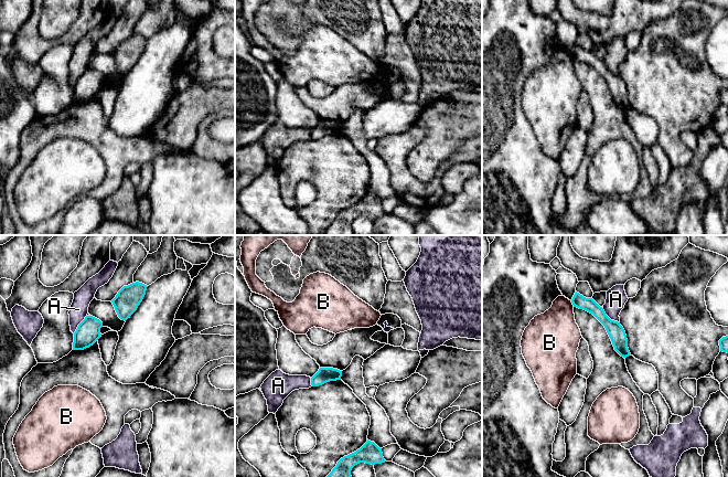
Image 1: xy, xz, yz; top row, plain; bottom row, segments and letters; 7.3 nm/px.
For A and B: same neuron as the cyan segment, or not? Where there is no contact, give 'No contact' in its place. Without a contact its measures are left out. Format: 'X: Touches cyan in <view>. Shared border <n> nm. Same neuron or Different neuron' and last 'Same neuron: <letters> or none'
A: Touches cyan in yz. Shared border 170 nm. Different neuron
B: Touches cyan in yz. Shared border 50 nm. Different neuron
Same neuron: none

